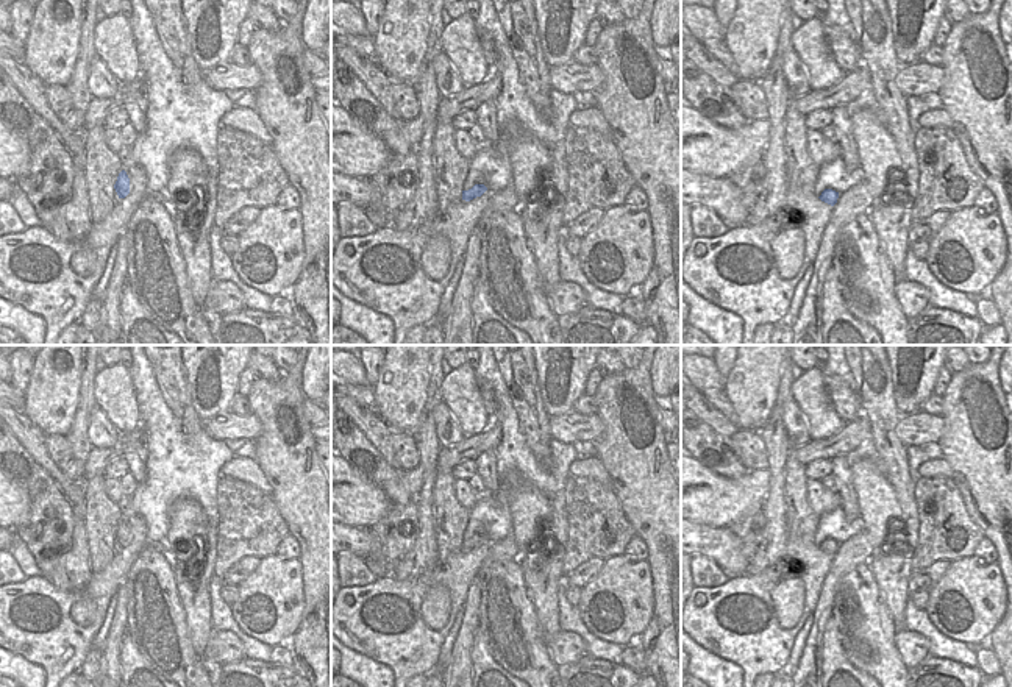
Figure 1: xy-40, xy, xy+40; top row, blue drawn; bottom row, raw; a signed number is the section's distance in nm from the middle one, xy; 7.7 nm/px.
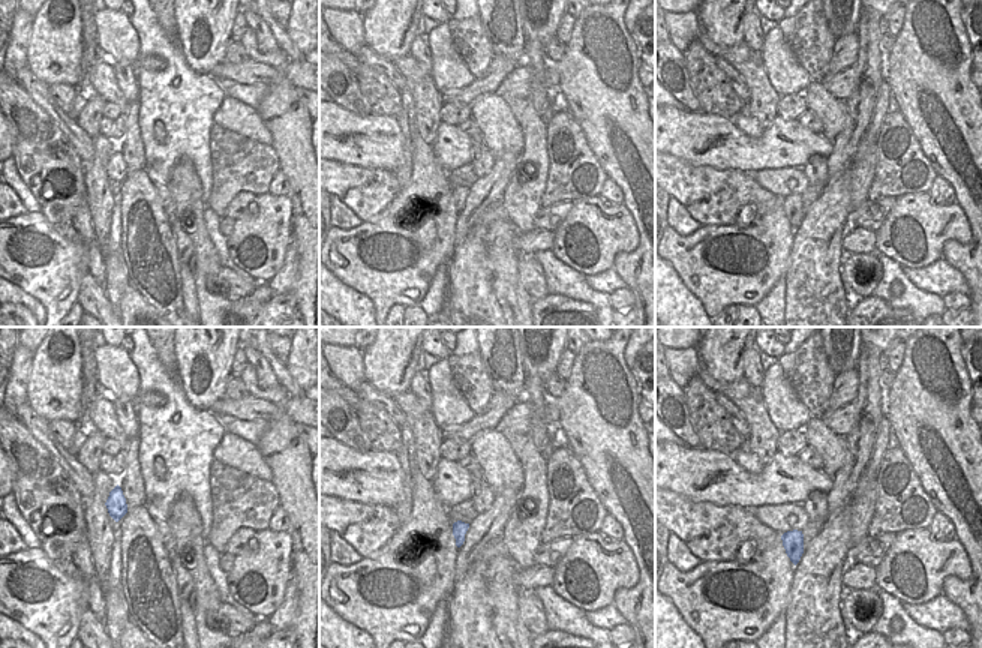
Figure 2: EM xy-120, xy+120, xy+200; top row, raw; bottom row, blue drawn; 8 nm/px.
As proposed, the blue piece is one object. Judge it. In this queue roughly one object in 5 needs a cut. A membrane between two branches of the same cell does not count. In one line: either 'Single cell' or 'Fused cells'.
Single cell

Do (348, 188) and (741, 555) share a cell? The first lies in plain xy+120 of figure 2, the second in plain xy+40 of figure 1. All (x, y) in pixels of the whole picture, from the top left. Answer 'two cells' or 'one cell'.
one cell

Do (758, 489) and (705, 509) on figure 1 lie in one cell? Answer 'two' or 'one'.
one

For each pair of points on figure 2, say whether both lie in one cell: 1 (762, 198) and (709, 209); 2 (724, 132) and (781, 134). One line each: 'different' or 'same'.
1: same
2: same

